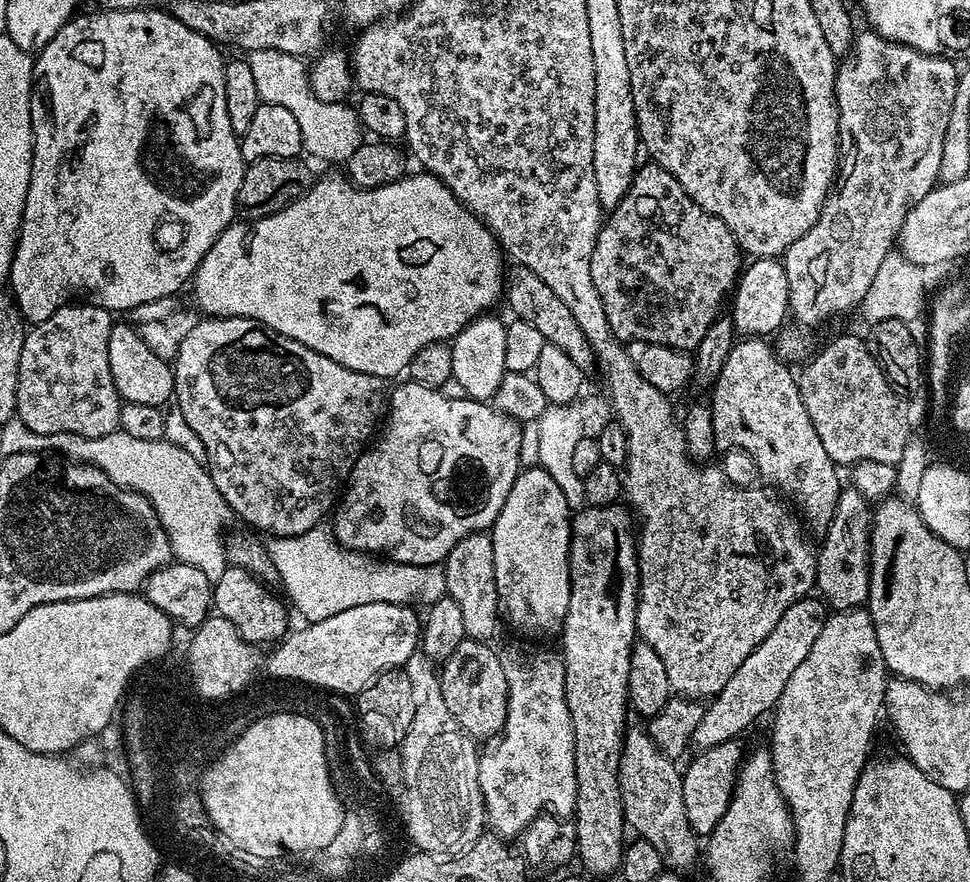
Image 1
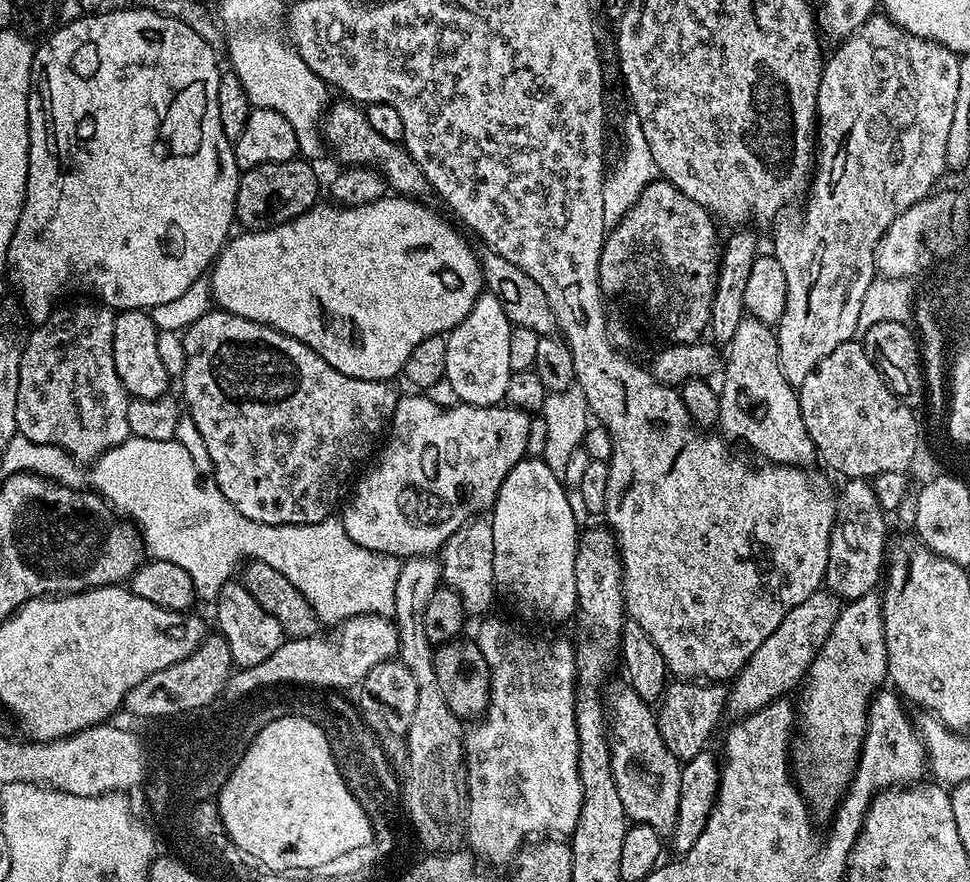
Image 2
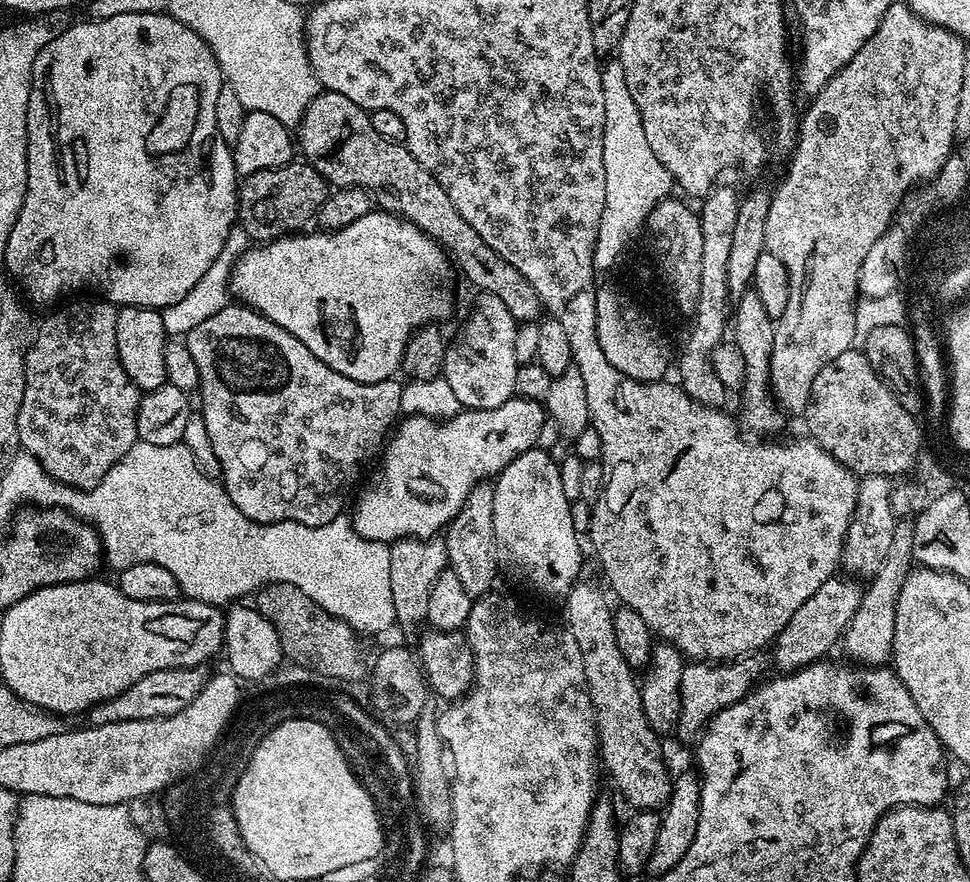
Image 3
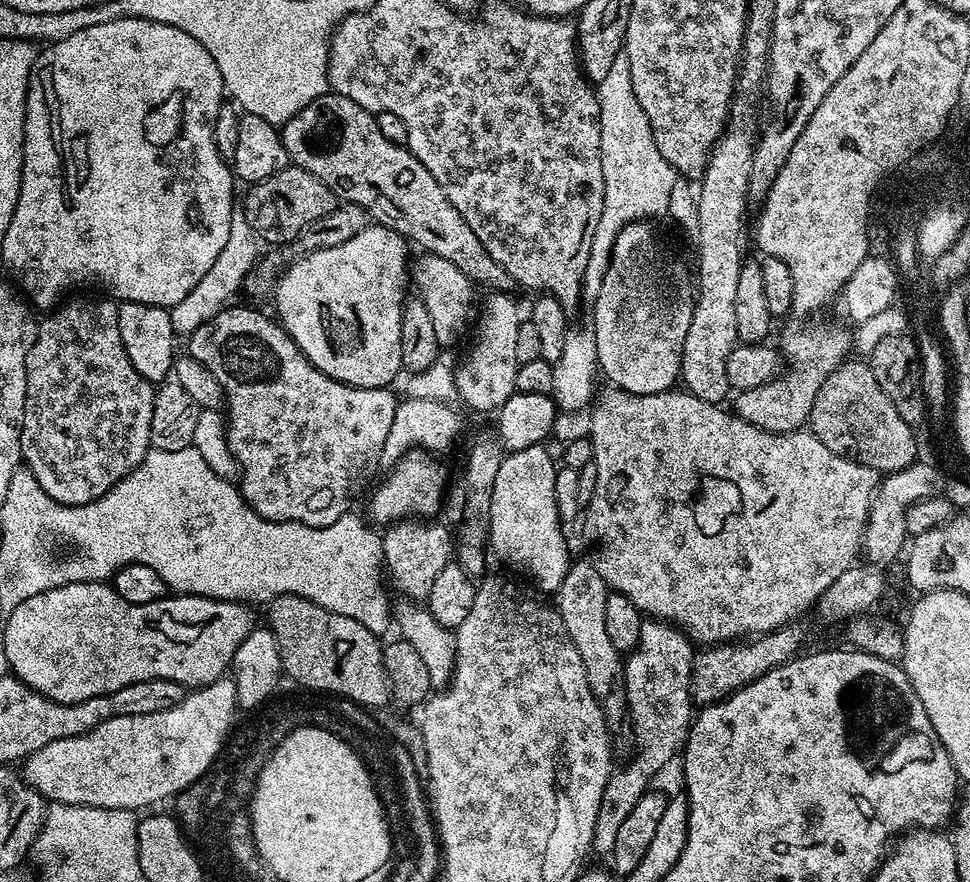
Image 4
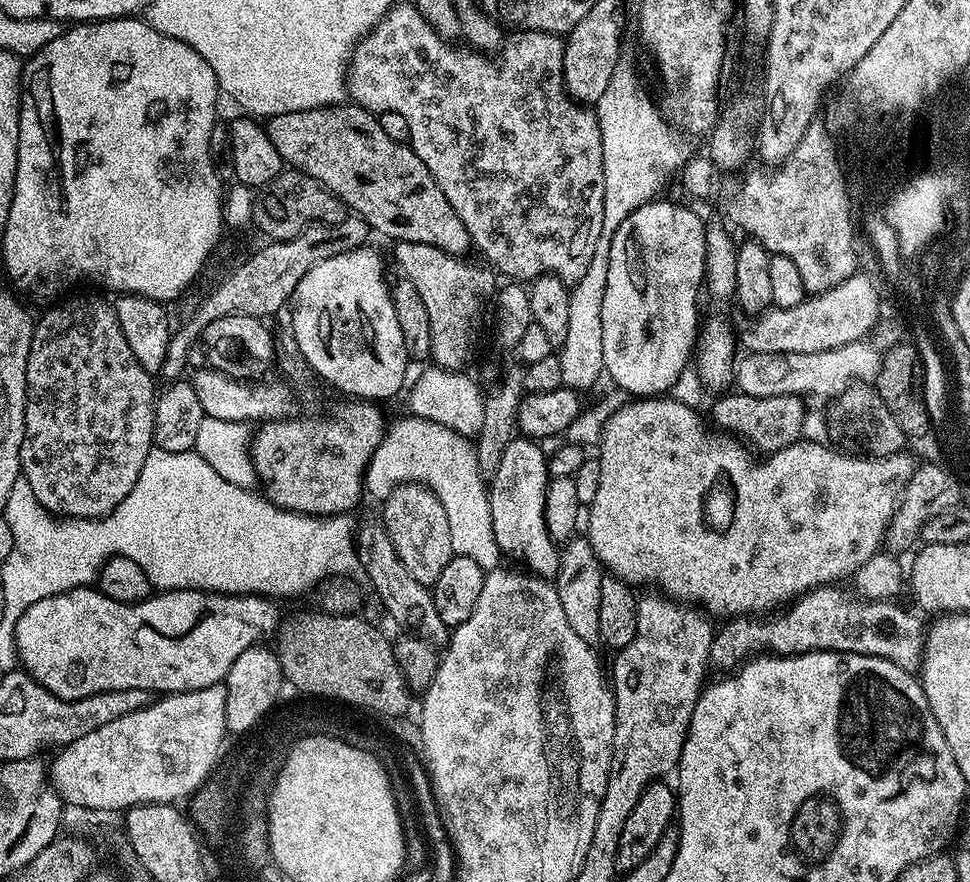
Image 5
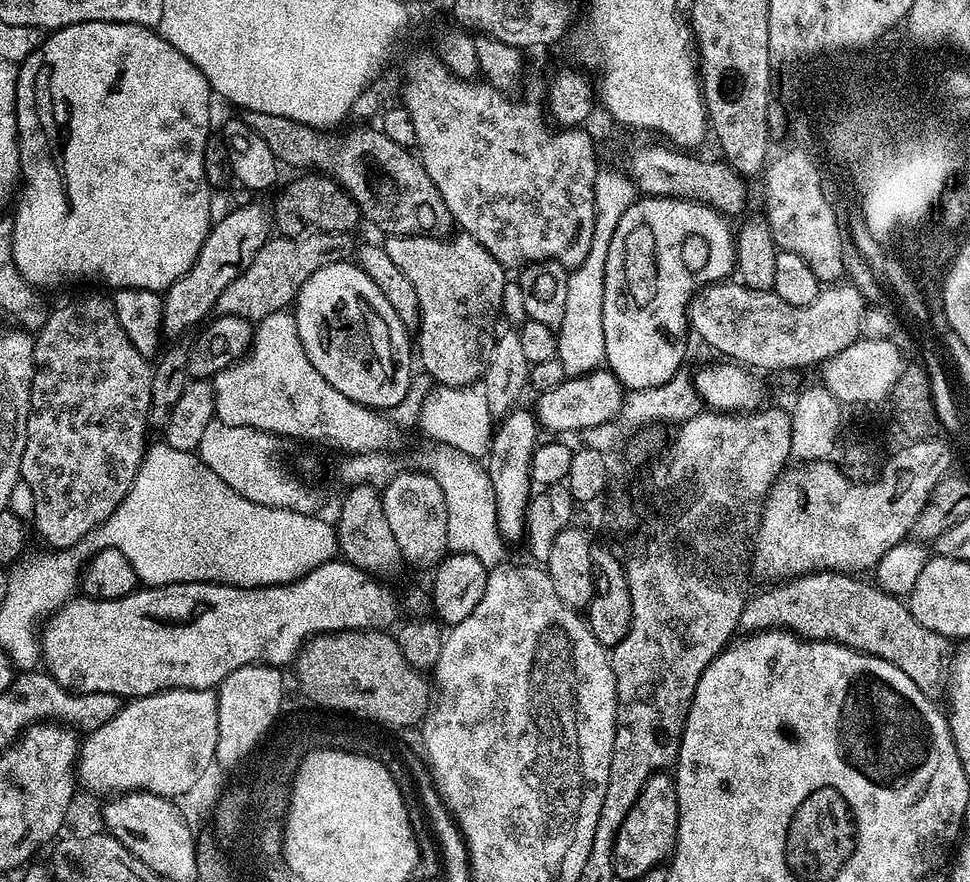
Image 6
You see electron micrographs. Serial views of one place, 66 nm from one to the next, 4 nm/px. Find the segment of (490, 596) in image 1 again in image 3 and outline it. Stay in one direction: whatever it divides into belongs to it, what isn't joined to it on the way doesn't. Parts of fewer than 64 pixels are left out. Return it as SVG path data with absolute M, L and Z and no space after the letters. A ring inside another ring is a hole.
M491 483L476 484L466 498L462 510L452 519L443 537L448 548L450 570L458 574L466 594L479 598L493 591L492 579L498 576L496 539L494 538L494 487Z

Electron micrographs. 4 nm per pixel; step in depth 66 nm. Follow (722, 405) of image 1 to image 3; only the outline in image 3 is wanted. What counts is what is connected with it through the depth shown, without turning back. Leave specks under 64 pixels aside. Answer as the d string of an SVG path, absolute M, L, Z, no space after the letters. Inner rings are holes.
M755 290L745 292L735 303L734 332L735 328L734 343L742 354L742 362L744 363L744 383L742 391L739 393L739 395L741 394L739 423L752 434L776 432L783 426L784 419L786 419L785 413L780 405L776 403L774 392L770 387L772 343L774 342L776 326L770 318L770 314L766 314L766 309L762 306L762 298L758 298Z

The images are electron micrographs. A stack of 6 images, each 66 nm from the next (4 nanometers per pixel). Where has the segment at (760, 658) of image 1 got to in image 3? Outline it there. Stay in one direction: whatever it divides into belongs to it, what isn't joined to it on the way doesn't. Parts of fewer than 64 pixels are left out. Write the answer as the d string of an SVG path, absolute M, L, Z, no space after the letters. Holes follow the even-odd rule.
M833 578L827 580L814 592L805 604L800 606L794 618L776 635L774 647L771 649L776 664L784 674L799 672L802 668L825 659L824 656L835 644L841 643L844 632L848 629L848 623L860 606L862 588L855 579Z

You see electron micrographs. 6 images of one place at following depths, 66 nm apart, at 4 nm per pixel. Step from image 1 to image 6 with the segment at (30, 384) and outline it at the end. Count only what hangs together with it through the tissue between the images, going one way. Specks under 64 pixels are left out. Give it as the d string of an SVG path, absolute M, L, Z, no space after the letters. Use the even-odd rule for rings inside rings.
M84 296L81 300L72 300L61 308L56 308L44 317L44 324L34 336L34 358L32 359L32 393L28 403L28 425L26 426L26 446L20 455L20 480L30 486L34 494L34 506L31 519L36 520L36 528L52 550L73 548L78 541L84 539L92 529L106 522L114 510L126 498L130 486L136 481L140 464L144 461L146 445L149 443L149 412L151 410L151 380L153 365L149 357L138 354L134 350L134 342L126 338L126 330L122 330L122 322L118 322L118 314L114 310L111 299L105 296Z

